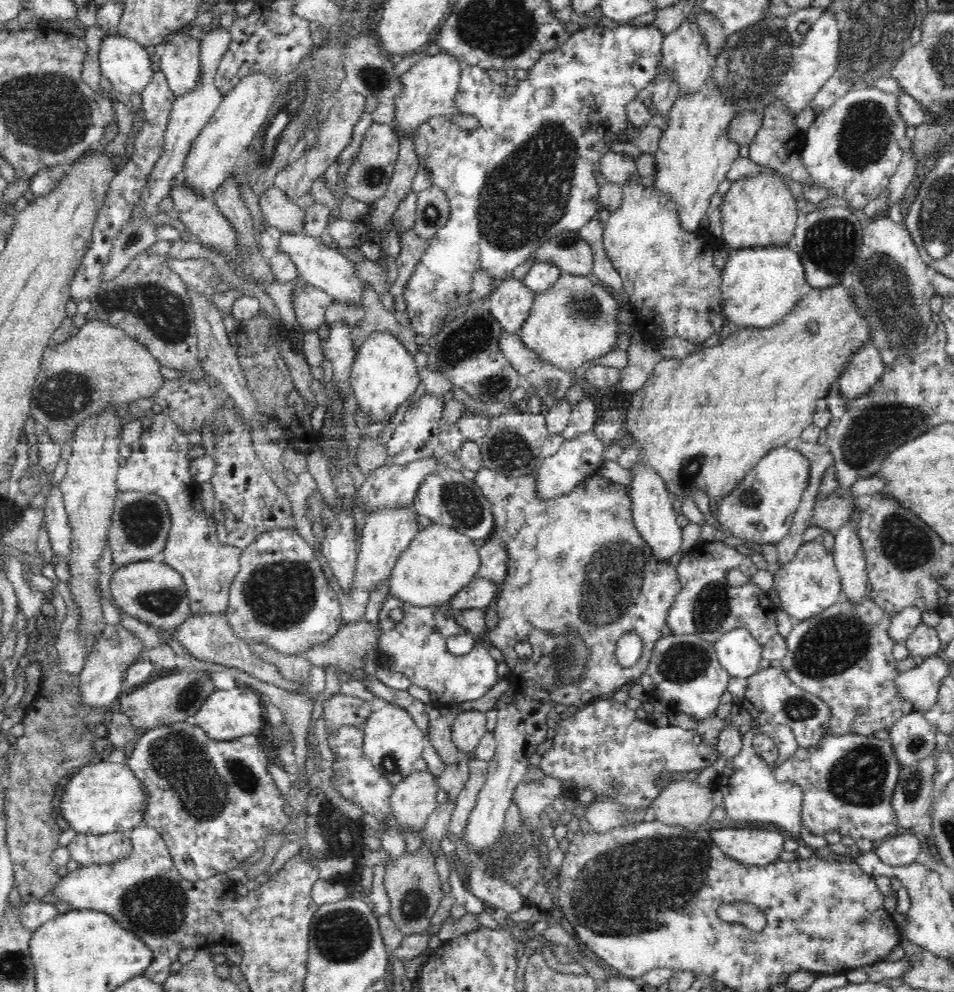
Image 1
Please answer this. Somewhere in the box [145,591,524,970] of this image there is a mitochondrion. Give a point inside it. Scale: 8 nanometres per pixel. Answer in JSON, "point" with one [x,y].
{"point":[343,935]}

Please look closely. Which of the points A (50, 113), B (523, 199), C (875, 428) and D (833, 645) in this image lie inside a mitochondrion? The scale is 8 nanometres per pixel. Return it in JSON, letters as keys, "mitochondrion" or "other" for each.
{"A":"mitochondrion","B":"mitochondrion","C":"mitochondrion","D":"mitochondrion"}

